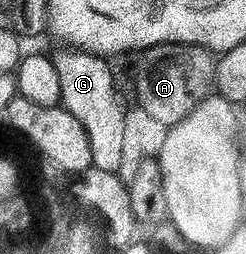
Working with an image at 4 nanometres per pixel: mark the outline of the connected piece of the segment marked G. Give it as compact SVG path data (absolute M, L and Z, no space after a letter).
M59 48L53 54L53 61L61 88L61 104L69 112L73 112L77 120L81 120L81 128L85 128L85 136L89 136L89 152L93 152L91 165L102 170L116 171L121 164L128 107L119 99L115 78L111 75L110 64L107 63L110 61L74 48Z

